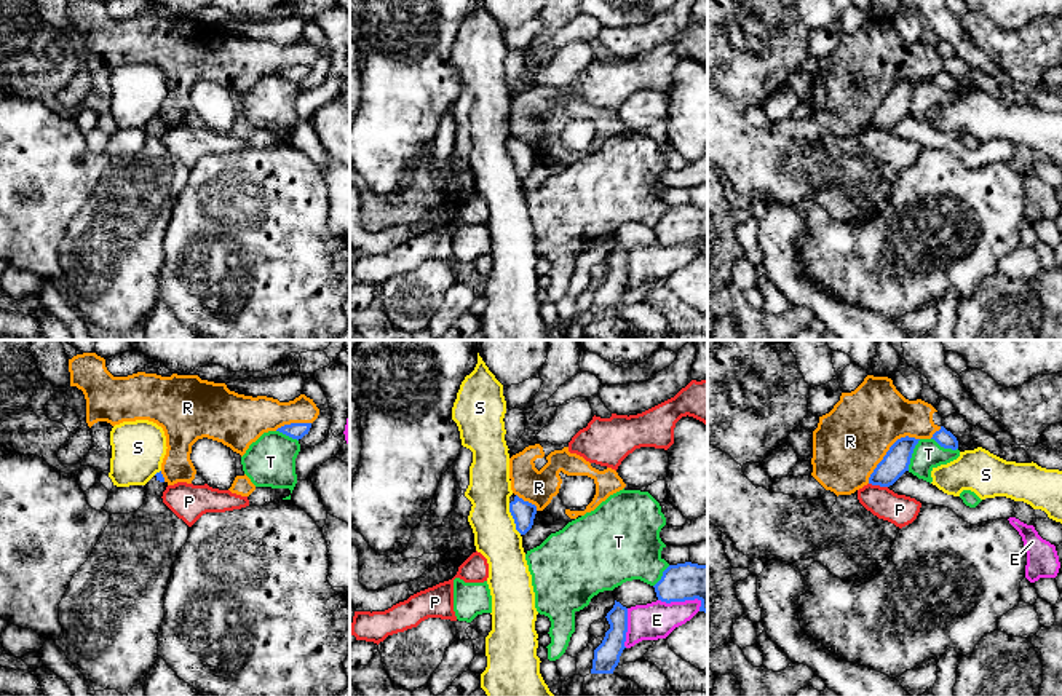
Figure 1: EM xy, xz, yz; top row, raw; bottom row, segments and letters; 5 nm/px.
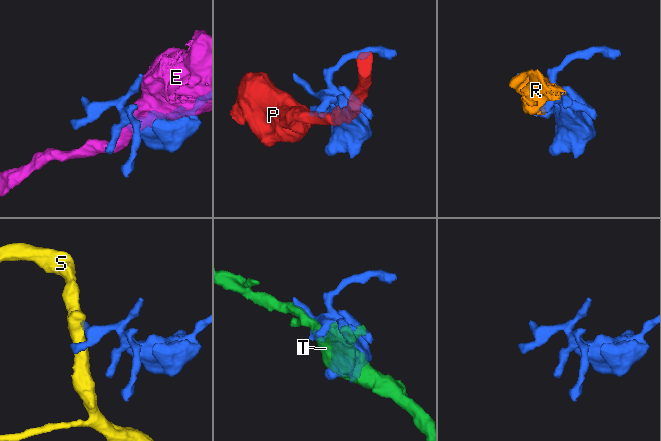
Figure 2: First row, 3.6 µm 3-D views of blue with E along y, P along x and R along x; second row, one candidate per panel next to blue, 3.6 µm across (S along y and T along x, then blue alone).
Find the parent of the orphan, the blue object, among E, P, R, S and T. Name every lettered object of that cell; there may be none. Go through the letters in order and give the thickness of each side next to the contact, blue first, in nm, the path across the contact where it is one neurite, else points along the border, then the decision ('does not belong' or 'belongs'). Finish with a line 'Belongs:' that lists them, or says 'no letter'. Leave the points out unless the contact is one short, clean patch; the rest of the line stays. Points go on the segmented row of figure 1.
E: calibres 130 and 190 nm; does not belong
P: calibres 140 and 160 nm; does not belong
R: calibres 140 and 360 nm; does not belong
S: calibres 120 and 220 nm; does not belong
T: calibres 140 and 150 nm; does not belong
Belongs: no letter

